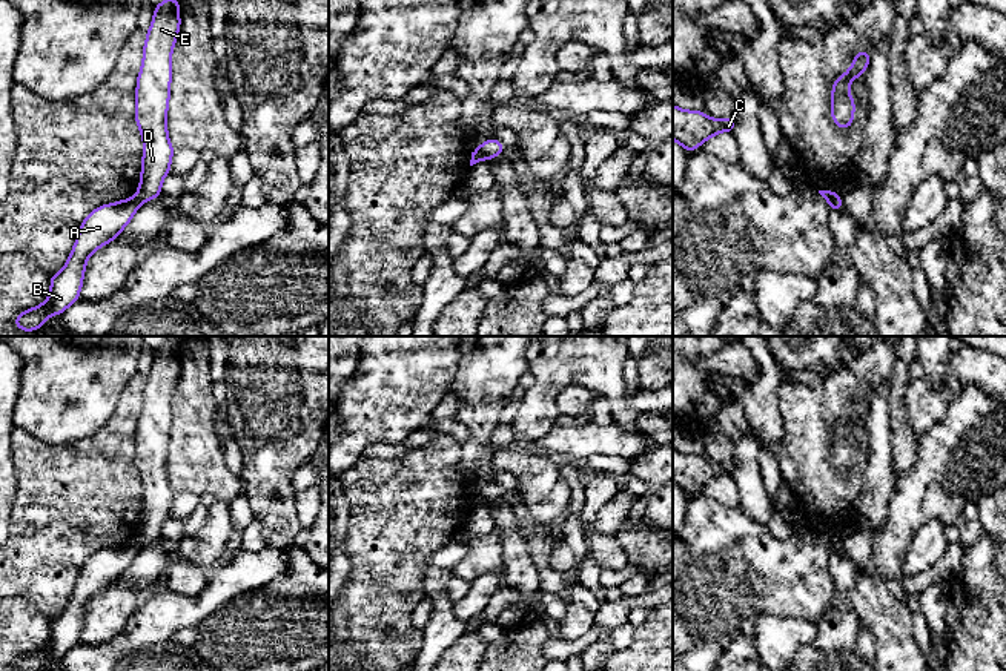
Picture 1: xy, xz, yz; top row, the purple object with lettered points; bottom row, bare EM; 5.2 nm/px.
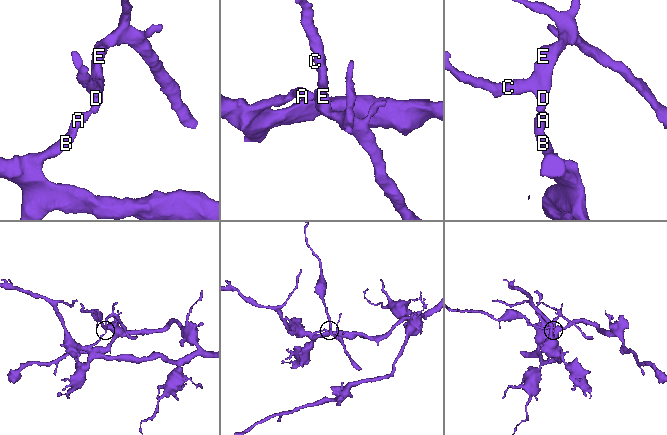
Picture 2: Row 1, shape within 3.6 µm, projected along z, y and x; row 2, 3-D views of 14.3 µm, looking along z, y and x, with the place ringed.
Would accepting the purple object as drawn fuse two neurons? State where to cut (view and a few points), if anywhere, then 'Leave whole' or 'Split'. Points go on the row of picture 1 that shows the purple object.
Split along xz (478, 148), (484, 158). Split

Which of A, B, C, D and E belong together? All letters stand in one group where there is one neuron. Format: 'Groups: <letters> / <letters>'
Groups: A B / C D E

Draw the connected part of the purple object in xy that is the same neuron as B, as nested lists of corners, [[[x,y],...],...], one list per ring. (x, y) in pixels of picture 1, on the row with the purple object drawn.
[[[134,195],[94,209],[80,224],[74,249],[65,267],[49,276],[49,298],[37,307],[17,315],[14,326],[23,332],[35,332],[51,315],[63,315],[71,304],[77,302],[89,256],[121,233],[140,204],[140,198]]]

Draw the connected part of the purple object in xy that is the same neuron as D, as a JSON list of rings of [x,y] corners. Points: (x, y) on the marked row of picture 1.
[[[163,0],[154,6],[154,18],[146,32],[143,63],[135,91],[135,121],[144,144],[137,192],[141,203],[161,195],[161,183],[170,172],[175,150],[167,137],[170,57],[180,26],[180,0]]]

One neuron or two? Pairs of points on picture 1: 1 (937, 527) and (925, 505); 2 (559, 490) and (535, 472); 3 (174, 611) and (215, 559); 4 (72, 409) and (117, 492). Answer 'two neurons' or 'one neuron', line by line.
1: two neurons
2: one neuron
3: two neurons
4: two neurons

